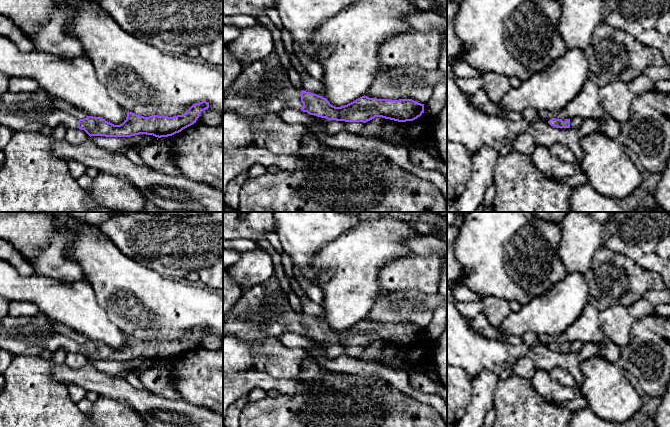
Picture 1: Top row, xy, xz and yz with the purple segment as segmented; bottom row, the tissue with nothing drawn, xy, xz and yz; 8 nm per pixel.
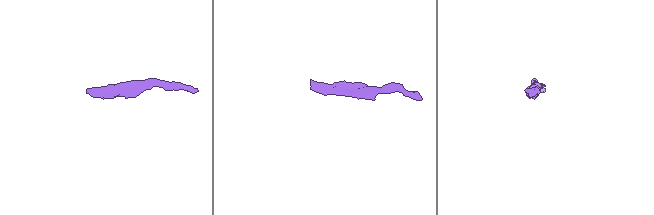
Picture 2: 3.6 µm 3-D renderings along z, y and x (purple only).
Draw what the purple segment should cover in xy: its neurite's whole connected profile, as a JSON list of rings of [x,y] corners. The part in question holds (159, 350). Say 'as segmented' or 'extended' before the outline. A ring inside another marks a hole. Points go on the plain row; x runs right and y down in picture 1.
extended | [[[43,313],[32,317],[7,315],[0,318],[0,348],[13,356],[38,356],[41,352],[55,352],[63,349],[79,352],[91,360],[131,361],[139,358],[168,361],[181,356],[196,347],[202,335],[209,332],[209,326],[193,328],[189,334],[173,341],[153,339],[144,341],[127,336],[126,344],[114,349],[101,341],[87,340],[77,343],[57,333],[54,320]]]

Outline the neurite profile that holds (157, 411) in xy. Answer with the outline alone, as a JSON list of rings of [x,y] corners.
[[[91,362],[78,369],[71,369],[66,363],[54,364],[51,375],[66,386],[78,385],[99,397],[127,404],[152,427],[223,427],[223,415],[182,398],[170,400],[147,389],[138,389],[130,385],[124,376],[100,372]]]

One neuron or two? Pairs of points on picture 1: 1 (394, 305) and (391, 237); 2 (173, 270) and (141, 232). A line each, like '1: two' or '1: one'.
1: two
2: one

